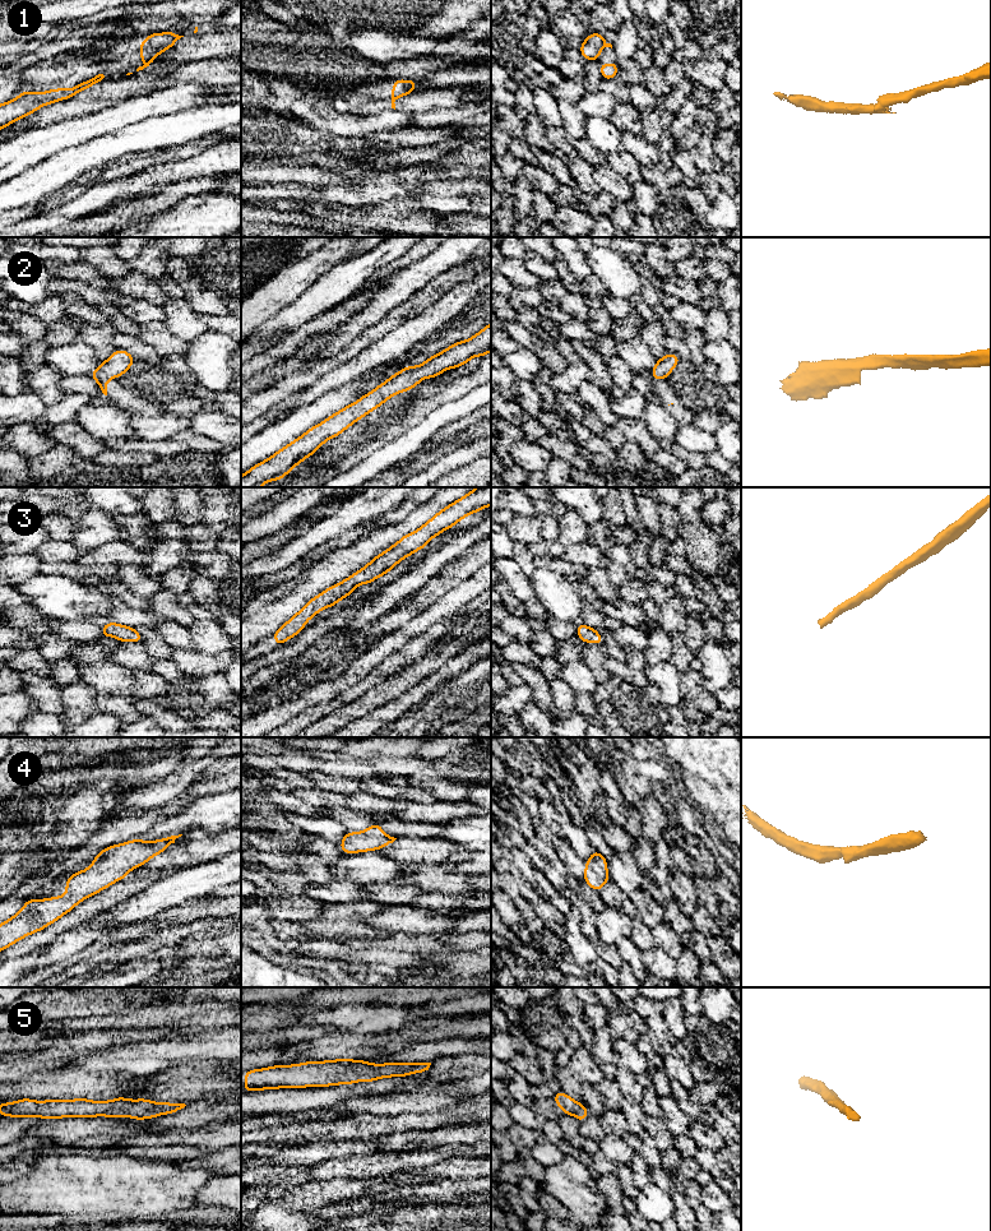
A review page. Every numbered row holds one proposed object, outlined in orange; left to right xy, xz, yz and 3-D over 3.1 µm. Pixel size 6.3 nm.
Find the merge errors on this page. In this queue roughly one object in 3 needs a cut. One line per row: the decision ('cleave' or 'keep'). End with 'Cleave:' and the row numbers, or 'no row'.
1: cleave
2: keep
3: keep
4: keep
5: keep
Cleave: 1

